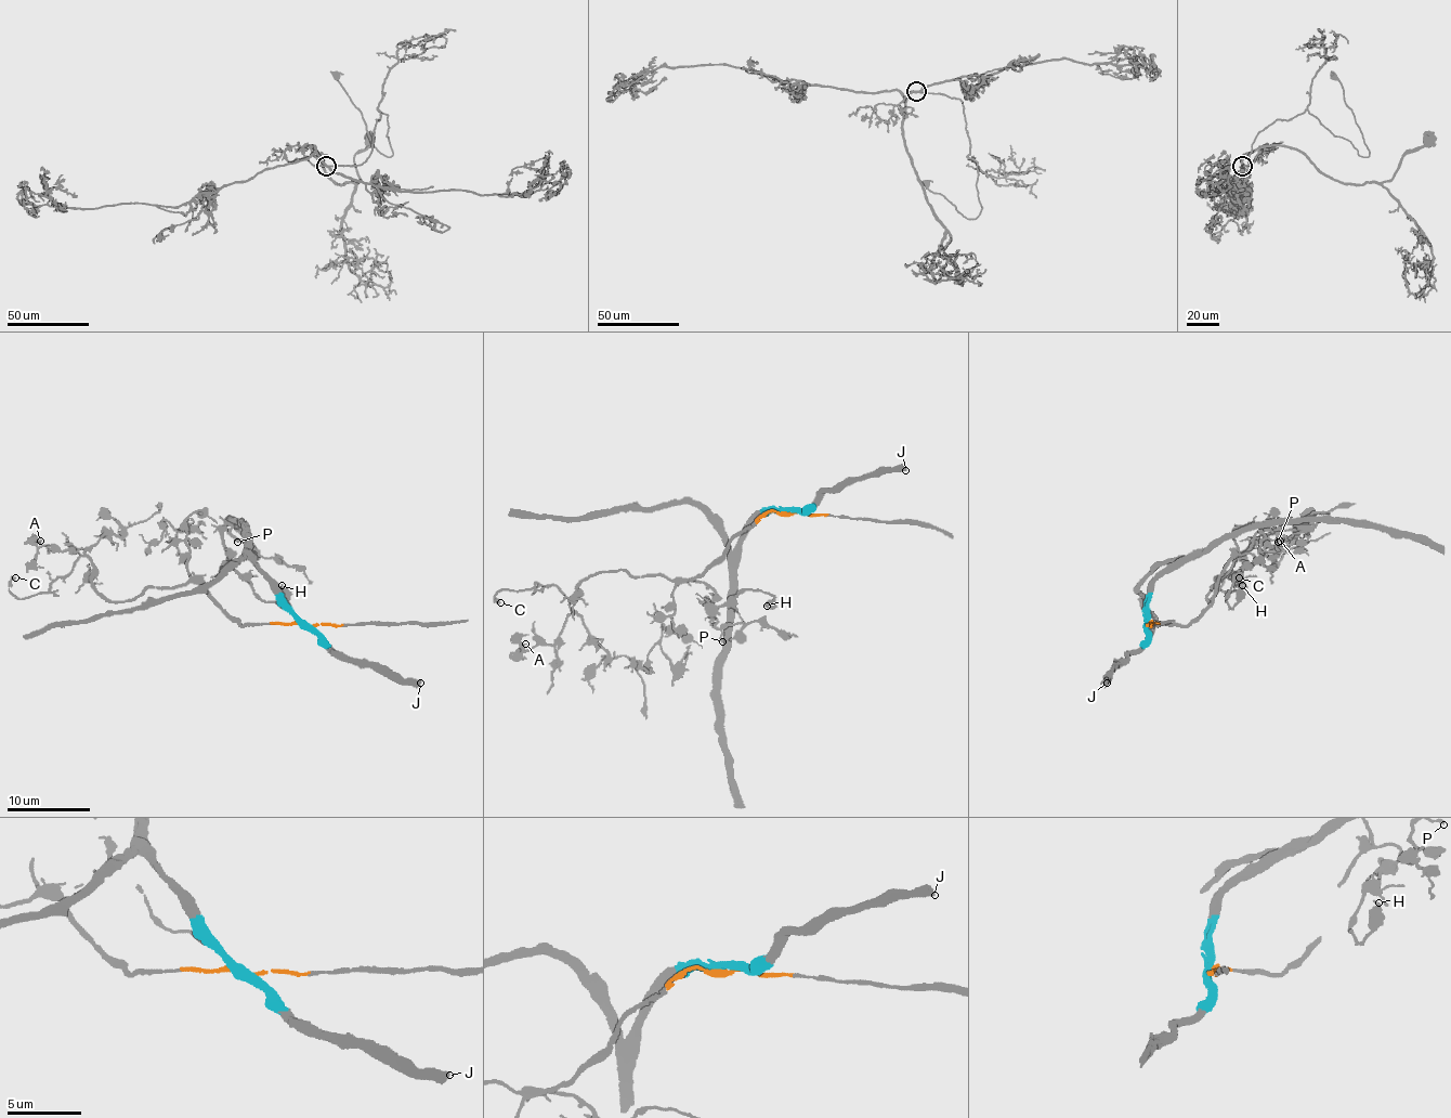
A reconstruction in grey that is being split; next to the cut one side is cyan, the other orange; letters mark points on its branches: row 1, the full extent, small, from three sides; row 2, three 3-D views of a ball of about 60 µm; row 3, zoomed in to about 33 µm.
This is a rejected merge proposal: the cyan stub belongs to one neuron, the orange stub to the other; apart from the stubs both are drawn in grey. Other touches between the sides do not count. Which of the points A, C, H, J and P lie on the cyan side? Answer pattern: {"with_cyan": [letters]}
{"with_cyan": ["J"]}

